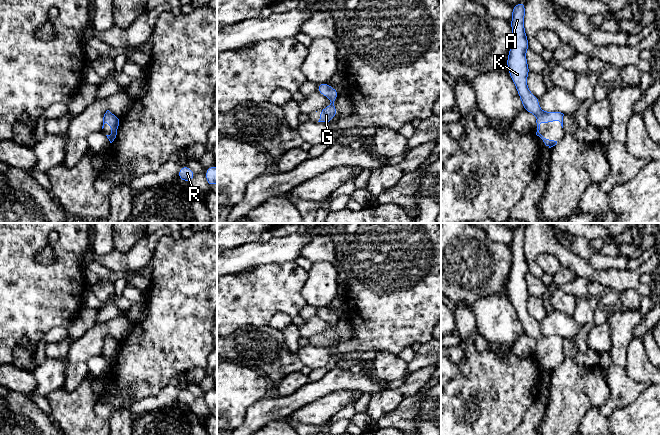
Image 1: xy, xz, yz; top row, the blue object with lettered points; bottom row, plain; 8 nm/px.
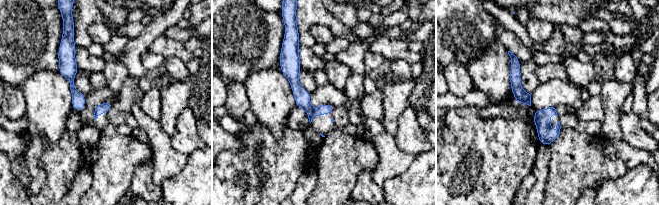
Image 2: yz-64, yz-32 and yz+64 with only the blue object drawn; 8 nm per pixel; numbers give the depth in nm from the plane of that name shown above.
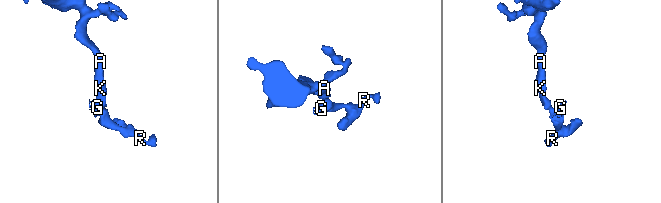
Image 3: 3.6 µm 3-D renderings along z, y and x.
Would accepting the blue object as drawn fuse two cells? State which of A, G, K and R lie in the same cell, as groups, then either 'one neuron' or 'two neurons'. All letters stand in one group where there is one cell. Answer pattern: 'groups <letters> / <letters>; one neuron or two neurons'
groups A G K R; one neuron

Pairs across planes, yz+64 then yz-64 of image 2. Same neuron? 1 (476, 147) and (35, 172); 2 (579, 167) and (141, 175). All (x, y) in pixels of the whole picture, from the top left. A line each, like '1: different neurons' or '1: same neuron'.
1: different neurons
2: different neurons

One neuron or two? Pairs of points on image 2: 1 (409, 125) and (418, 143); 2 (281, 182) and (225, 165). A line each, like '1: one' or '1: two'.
1: one
2: one

